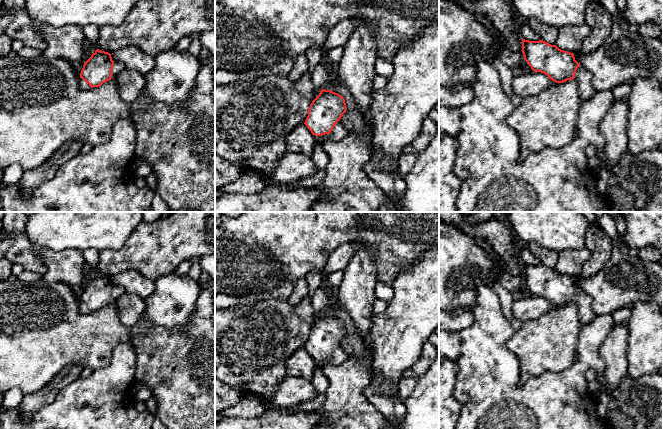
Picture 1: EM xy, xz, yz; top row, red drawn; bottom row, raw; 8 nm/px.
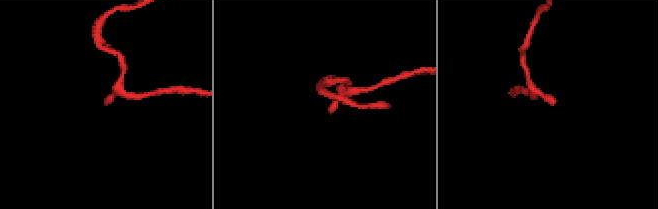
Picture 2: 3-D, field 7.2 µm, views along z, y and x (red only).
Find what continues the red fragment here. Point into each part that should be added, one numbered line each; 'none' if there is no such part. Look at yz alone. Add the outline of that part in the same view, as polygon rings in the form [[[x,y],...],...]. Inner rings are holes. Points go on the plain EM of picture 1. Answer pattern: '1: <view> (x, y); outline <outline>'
1: yz (583, 301); outline [[[580,288],[574,300],[579,313],[580,325],[586,325],[596,318],[597,315],[593,311],[591,303],[591,297]]]

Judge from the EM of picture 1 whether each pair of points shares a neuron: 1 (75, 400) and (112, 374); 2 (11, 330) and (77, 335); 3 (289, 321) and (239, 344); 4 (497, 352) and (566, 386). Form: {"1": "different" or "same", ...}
{"1": "same", "2": "same", "3": "same", "4": "same"}

